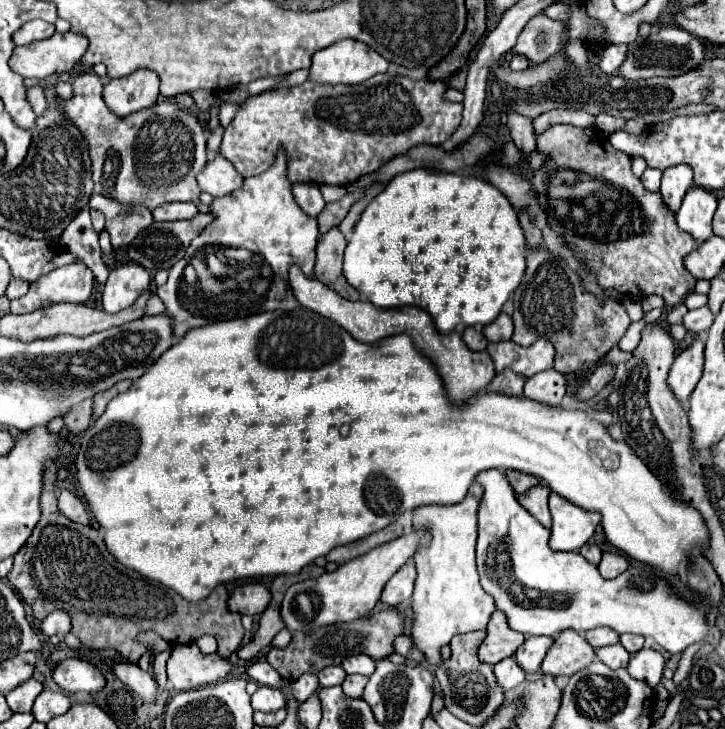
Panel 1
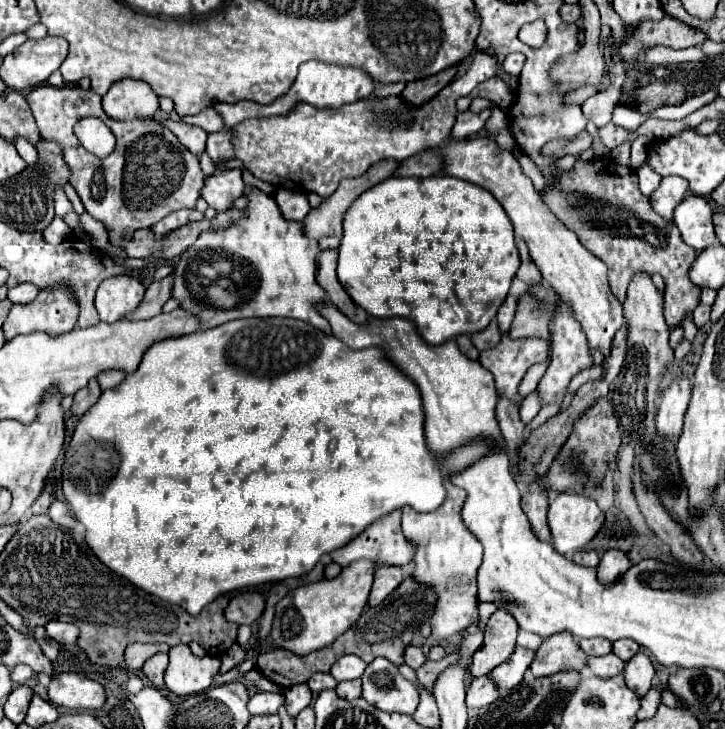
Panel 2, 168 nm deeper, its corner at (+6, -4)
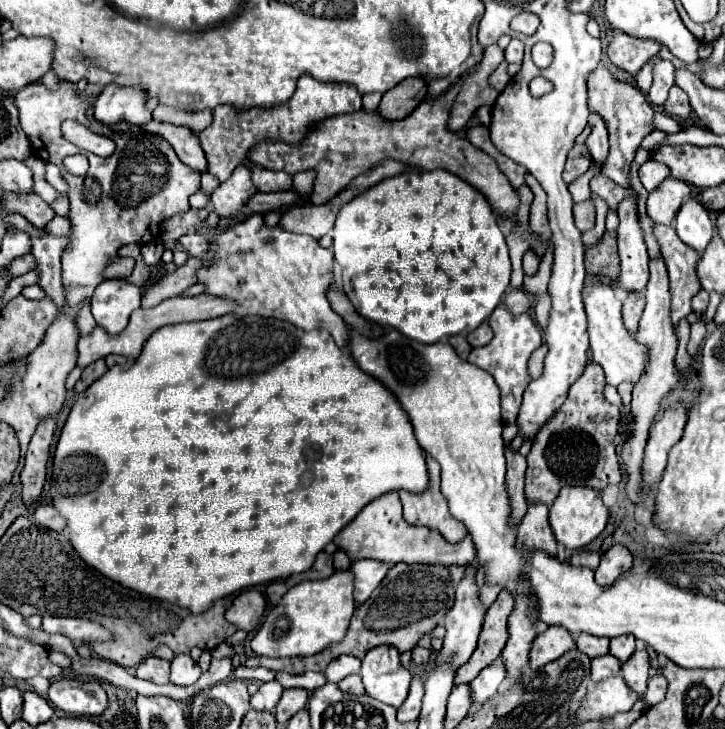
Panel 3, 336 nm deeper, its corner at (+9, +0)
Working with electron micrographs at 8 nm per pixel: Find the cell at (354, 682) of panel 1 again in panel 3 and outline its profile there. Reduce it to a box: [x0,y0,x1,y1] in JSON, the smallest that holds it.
[338,674,364,694]

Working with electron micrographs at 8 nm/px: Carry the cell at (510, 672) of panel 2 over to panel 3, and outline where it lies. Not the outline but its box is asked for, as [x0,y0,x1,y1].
[470,658,506,706]

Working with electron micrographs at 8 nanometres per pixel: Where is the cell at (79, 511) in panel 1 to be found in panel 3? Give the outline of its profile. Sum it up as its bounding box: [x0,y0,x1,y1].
[34,504,66,532]

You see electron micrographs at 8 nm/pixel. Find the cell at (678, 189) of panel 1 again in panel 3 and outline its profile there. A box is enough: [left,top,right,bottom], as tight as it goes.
[646,176,688,224]

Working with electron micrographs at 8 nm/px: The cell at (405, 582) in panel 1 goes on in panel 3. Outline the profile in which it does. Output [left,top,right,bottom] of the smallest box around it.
[350,560,392,604]

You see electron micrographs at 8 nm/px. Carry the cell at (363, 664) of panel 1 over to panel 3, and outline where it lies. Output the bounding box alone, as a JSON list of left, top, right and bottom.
[324,656,360,682]

